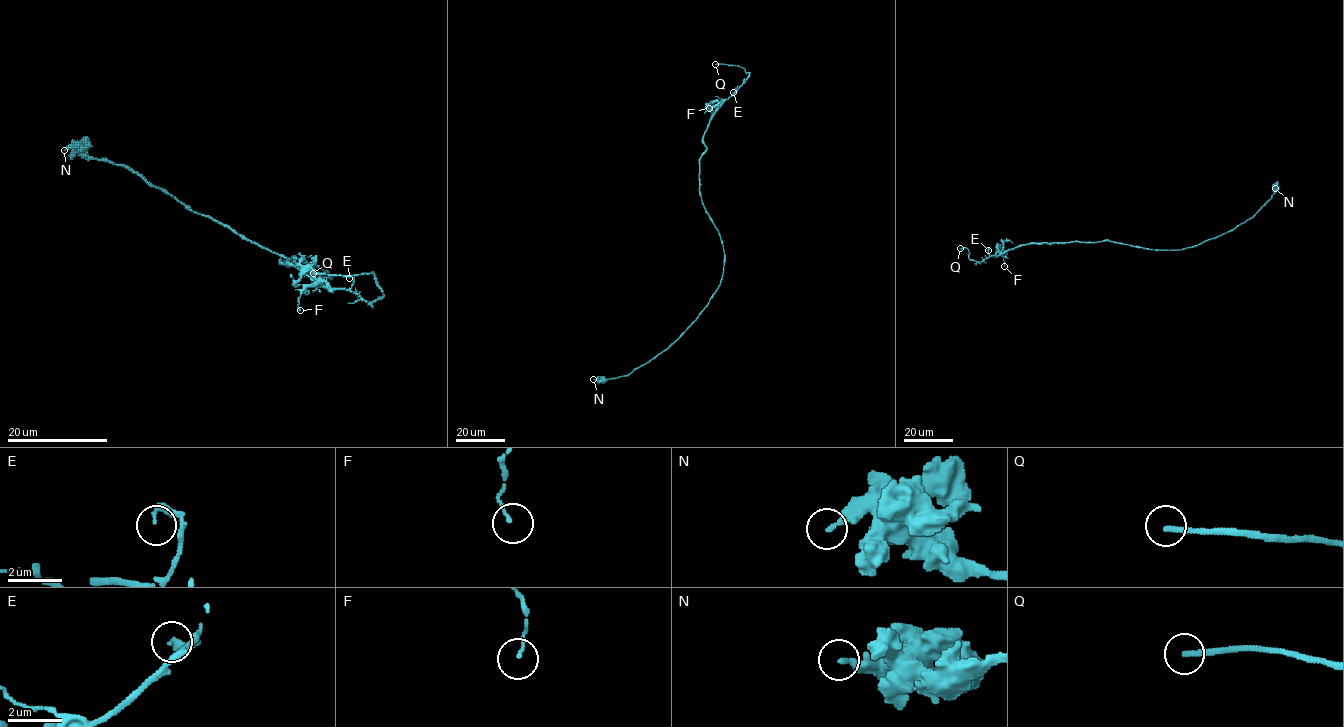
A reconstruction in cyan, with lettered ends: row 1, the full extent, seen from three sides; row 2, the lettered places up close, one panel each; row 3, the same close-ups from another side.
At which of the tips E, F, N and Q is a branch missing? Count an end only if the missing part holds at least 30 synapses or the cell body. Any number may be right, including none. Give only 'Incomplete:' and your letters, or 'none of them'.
Incomplete: Q

